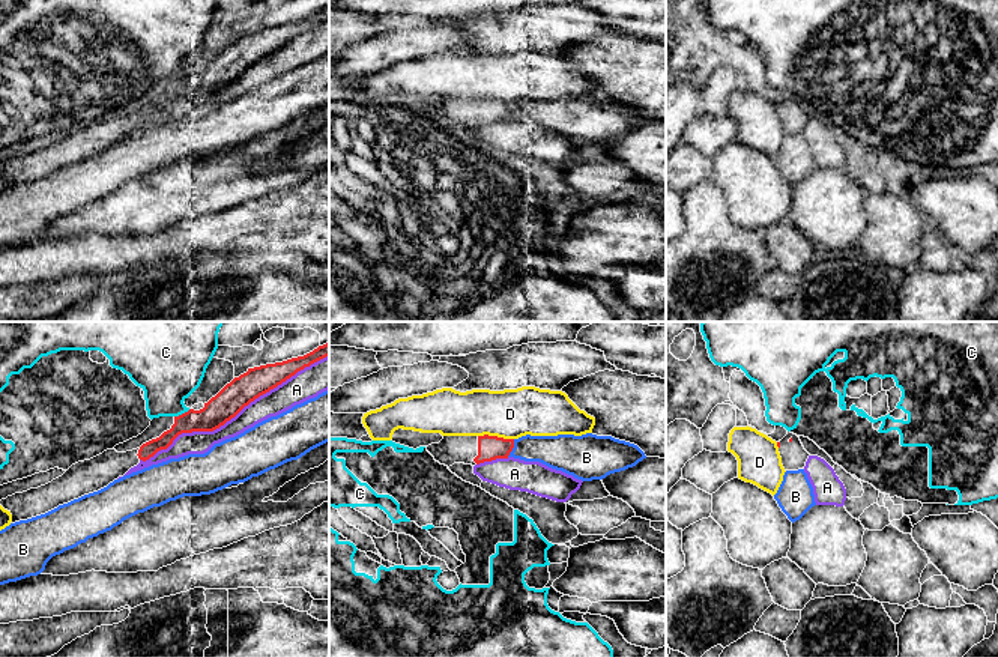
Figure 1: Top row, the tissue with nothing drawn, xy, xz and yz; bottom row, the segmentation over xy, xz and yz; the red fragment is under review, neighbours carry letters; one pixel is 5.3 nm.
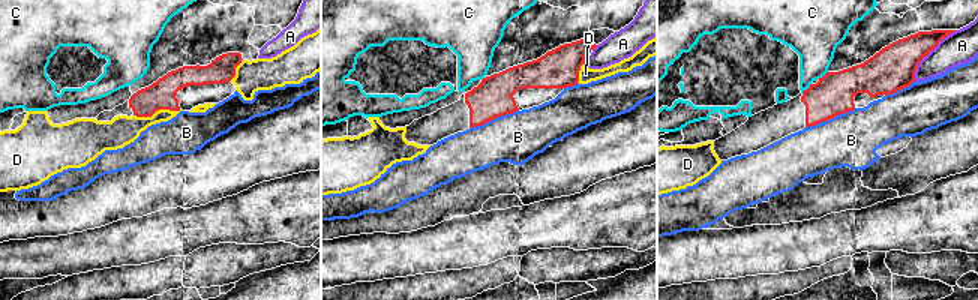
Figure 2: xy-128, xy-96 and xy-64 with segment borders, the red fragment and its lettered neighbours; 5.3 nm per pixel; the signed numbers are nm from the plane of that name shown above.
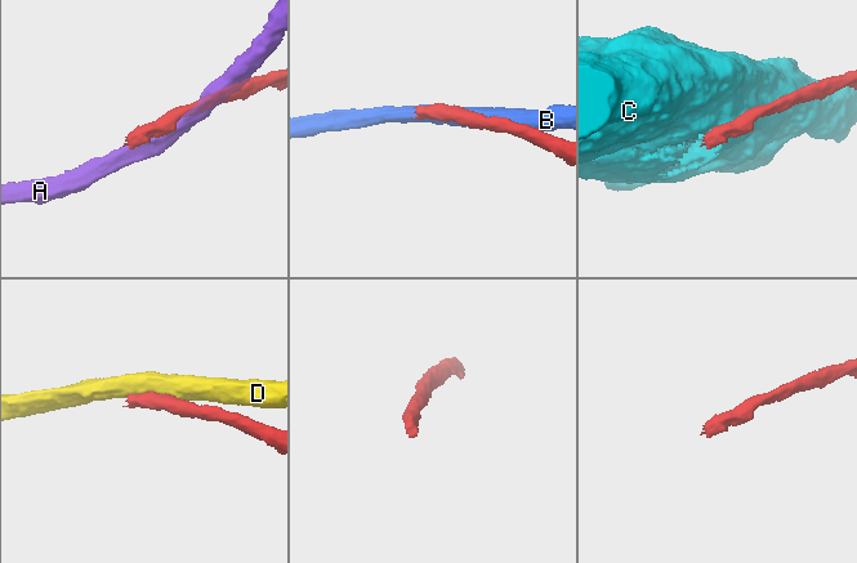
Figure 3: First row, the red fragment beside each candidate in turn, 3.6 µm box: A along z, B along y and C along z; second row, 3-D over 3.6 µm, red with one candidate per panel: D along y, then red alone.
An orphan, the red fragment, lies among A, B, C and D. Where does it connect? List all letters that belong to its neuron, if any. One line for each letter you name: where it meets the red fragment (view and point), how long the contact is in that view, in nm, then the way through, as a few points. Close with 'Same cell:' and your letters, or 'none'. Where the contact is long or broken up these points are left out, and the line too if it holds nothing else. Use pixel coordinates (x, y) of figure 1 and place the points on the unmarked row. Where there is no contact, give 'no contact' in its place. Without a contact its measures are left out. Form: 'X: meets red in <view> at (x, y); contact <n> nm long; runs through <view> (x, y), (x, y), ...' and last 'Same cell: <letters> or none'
Same cell: none

